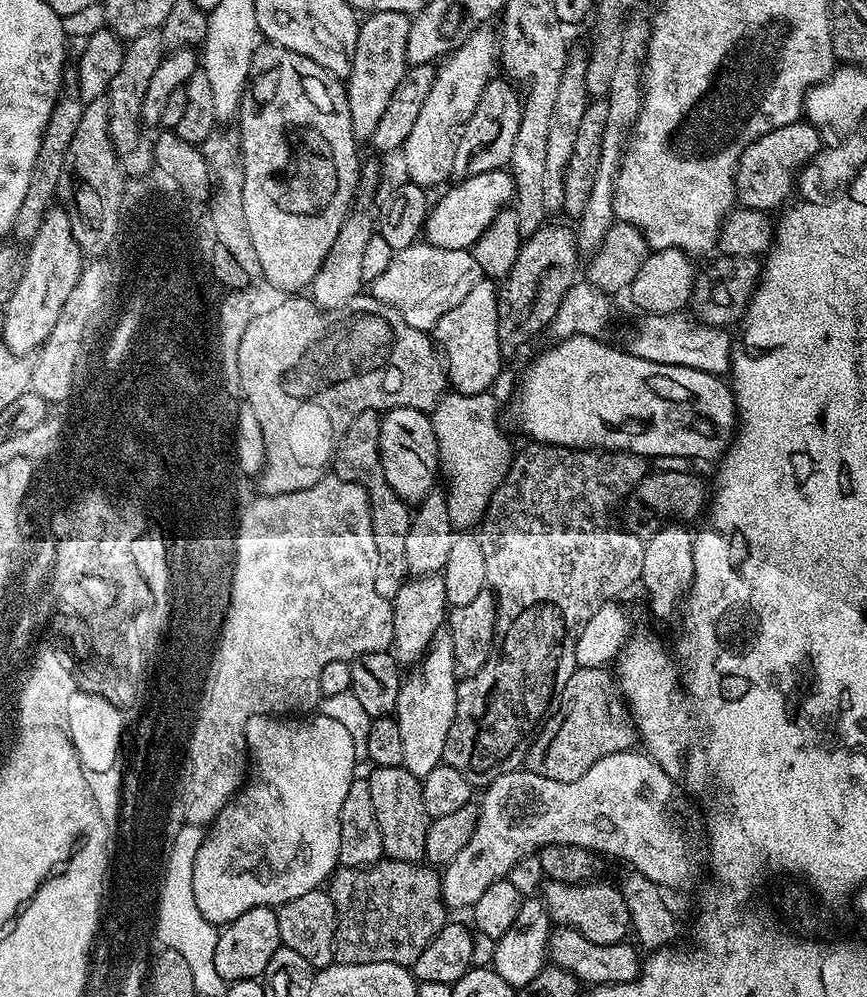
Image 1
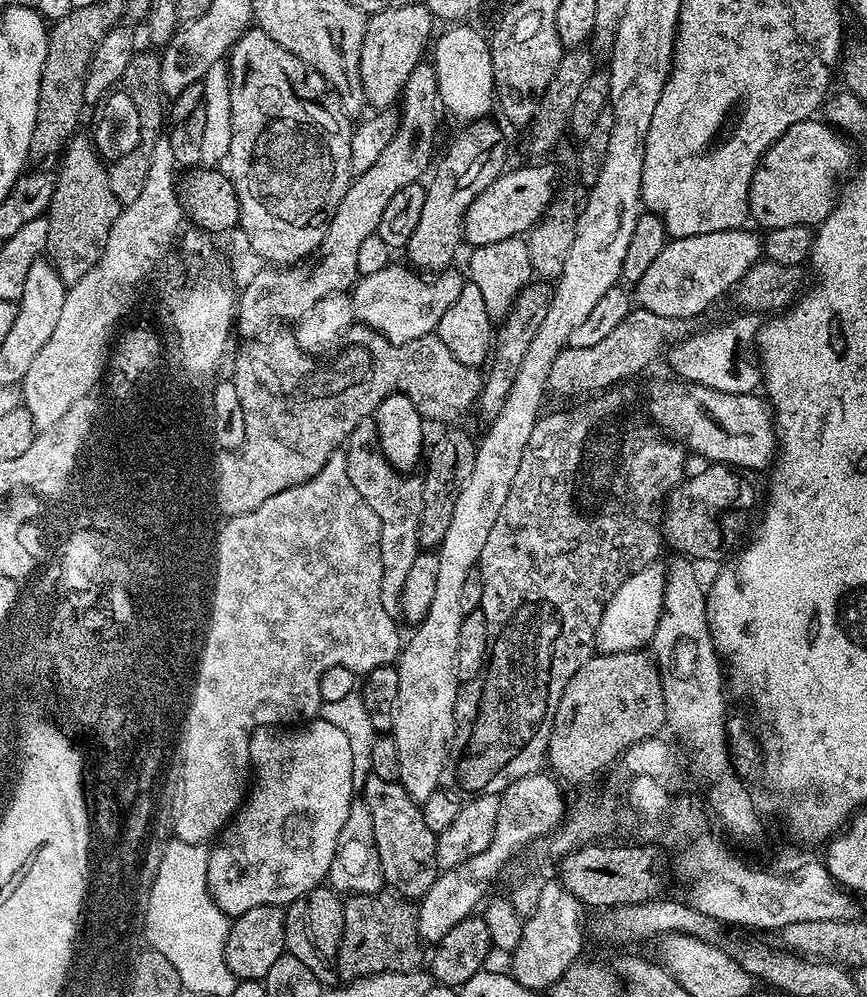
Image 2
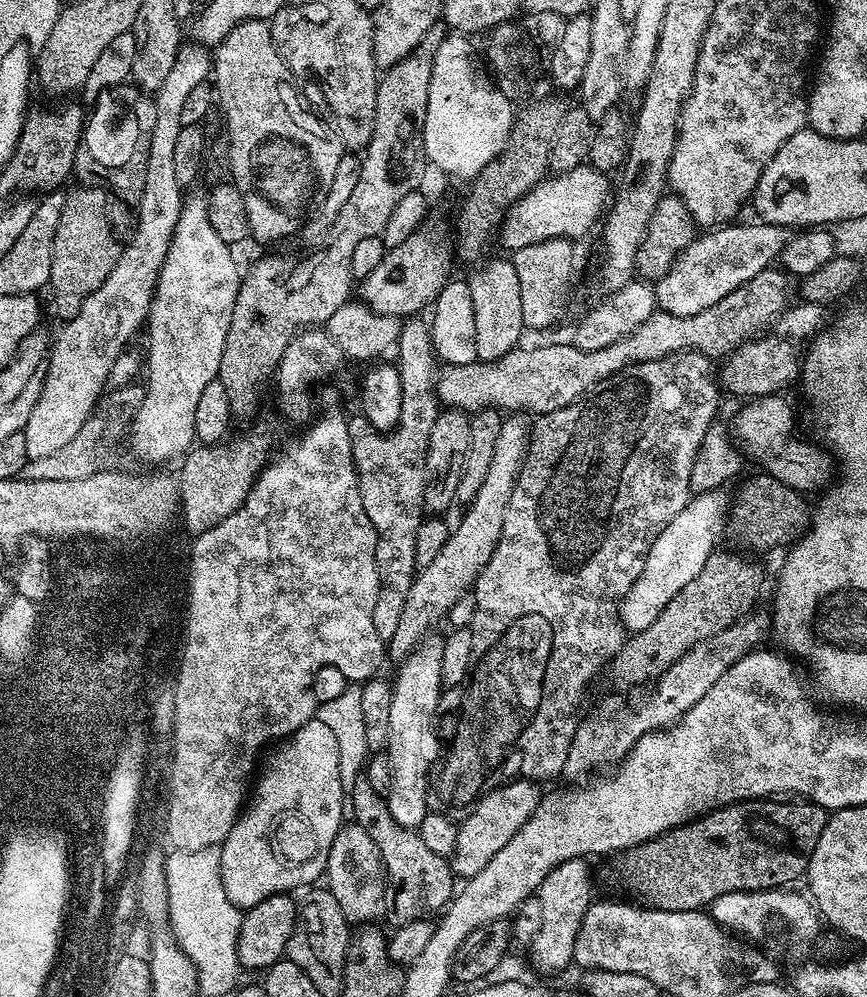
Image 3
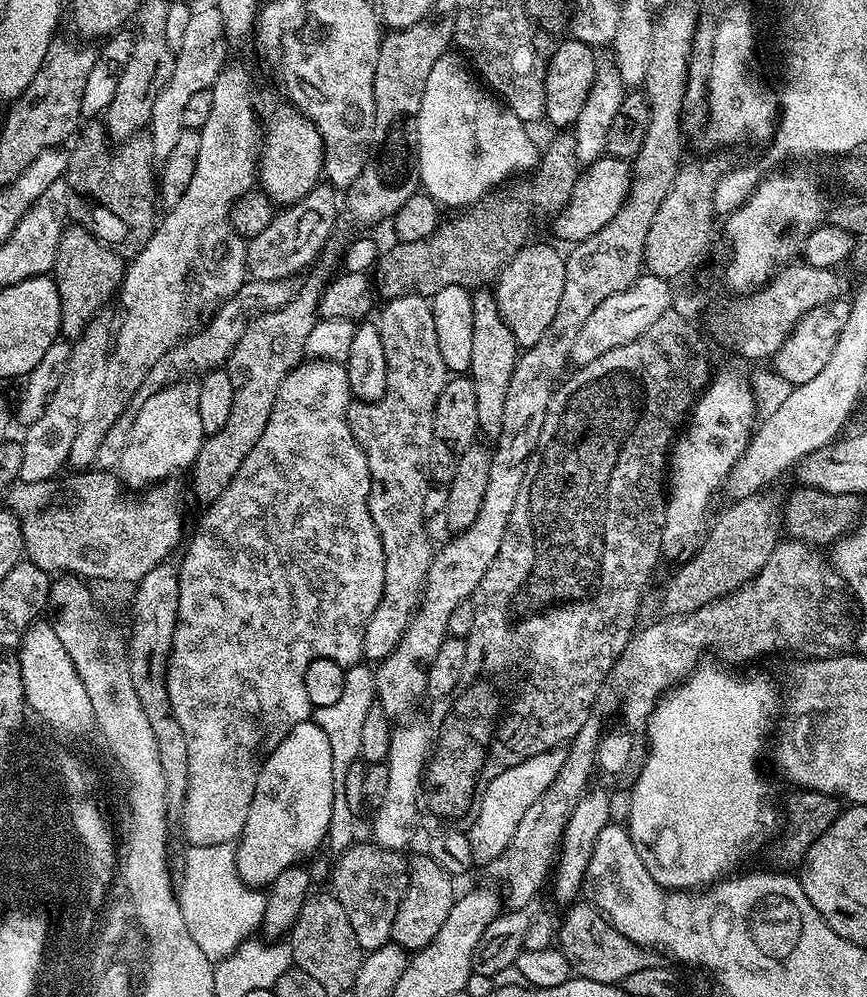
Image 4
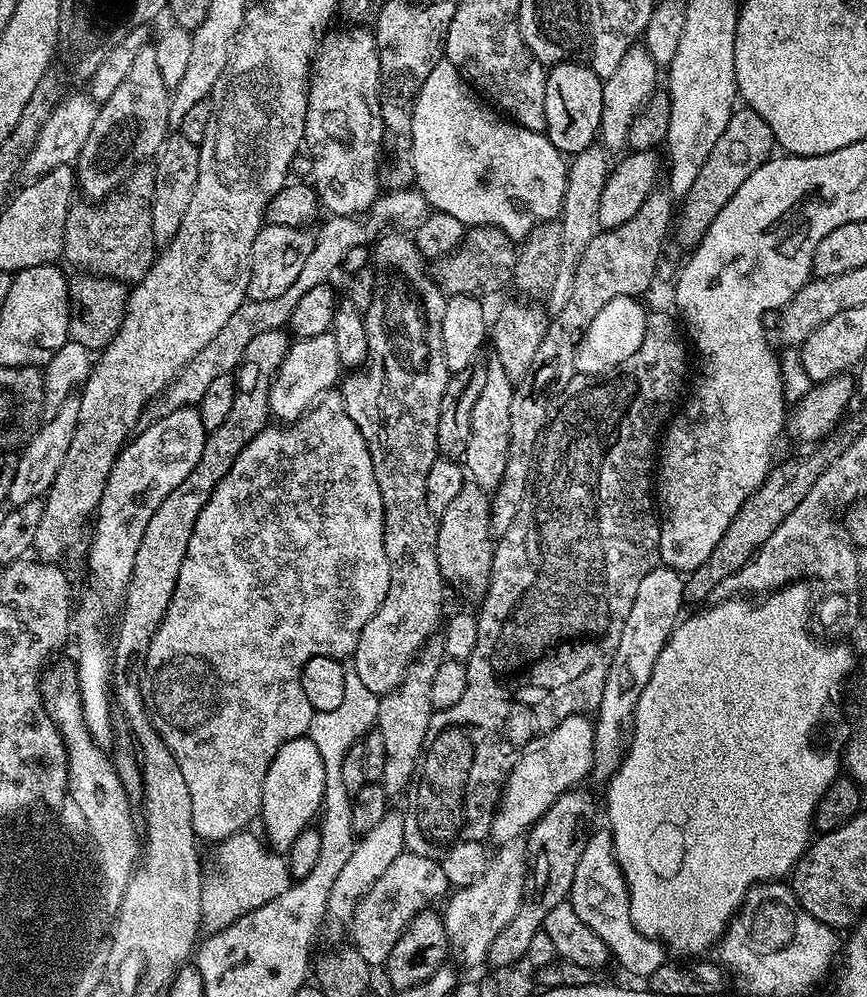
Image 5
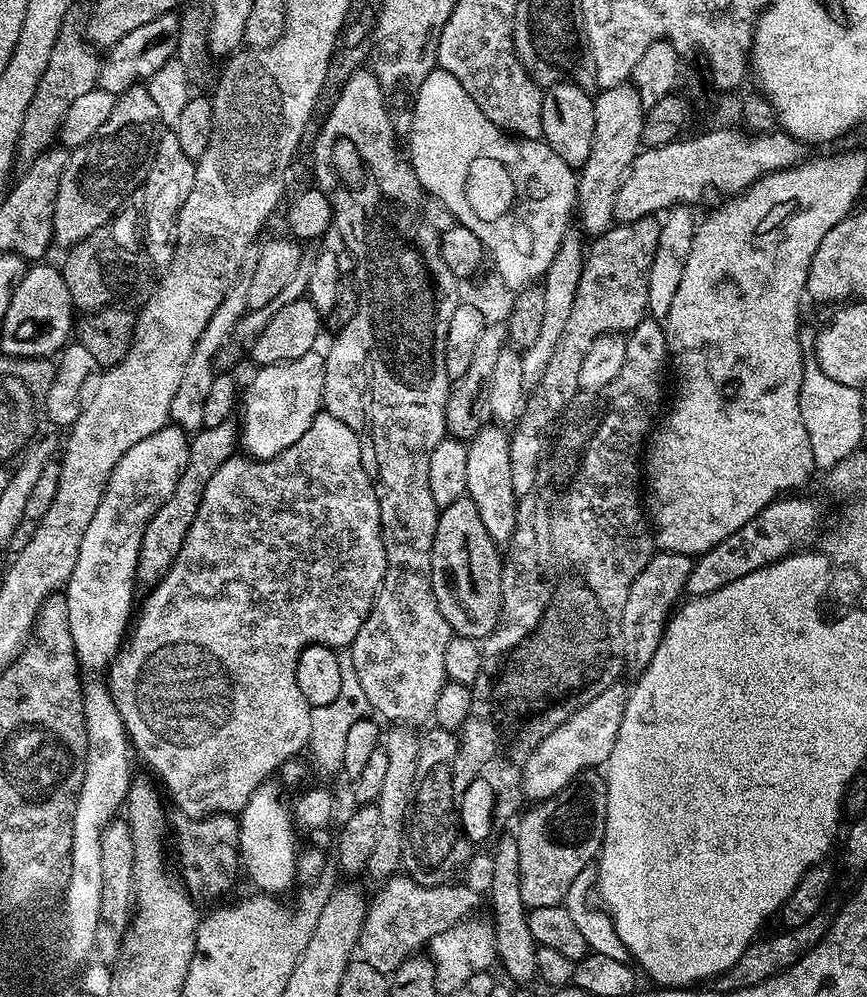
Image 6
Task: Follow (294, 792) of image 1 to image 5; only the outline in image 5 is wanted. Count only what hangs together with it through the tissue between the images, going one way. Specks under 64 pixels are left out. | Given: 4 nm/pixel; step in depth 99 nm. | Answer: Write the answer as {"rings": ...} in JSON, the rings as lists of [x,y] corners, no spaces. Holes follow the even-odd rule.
{"rings":[[[307,735],[286,742],[278,754],[274,754],[274,762],[270,762],[270,770],[266,770],[266,782],[262,782],[258,817],[259,823],[264,823],[263,835],[273,849],[287,850],[294,838],[317,819],[324,802],[325,786],[326,770],[322,766],[322,757],[318,754],[318,746],[314,746]]]}

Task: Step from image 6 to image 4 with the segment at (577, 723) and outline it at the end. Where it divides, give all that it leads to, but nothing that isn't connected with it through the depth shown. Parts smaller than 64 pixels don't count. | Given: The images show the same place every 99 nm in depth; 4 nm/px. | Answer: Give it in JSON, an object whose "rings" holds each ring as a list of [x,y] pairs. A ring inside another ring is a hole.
{"rings":[[[563,747],[551,748],[549,752],[534,754],[534,758],[526,758],[519,761],[516,766],[510,766],[486,790],[481,796],[482,808],[478,810],[478,816],[474,818],[474,824],[467,832],[470,838],[470,854],[477,865],[487,866],[497,860],[506,850],[510,838],[514,838],[514,830],[518,830],[518,822],[522,822],[522,814],[546,794],[550,782],[558,778],[558,770],[562,770],[565,749]]]}

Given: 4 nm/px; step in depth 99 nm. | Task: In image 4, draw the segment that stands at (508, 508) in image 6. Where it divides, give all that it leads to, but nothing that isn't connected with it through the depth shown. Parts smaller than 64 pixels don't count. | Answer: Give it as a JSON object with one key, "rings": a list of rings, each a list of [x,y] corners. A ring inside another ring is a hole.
{"rings":[[[480,290],[473,295],[474,351],[470,354],[467,375],[474,386],[474,398],[478,406],[478,426],[489,438],[499,436],[502,430],[502,406],[506,406],[506,390],[510,390],[510,378],[518,359],[518,345],[510,328],[503,320],[495,295]]]}

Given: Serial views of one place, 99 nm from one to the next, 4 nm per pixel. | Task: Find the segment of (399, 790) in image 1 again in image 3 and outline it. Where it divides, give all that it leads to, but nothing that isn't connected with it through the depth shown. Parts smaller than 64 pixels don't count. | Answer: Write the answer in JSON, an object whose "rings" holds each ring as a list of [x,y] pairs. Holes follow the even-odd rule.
{"rings":[[[361,774],[358,782],[354,782],[354,790],[350,793],[350,816],[355,824],[366,830],[366,834],[370,834],[374,846],[378,846],[378,854],[384,863],[386,884],[390,889],[390,916],[392,912],[397,925],[427,920],[448,907],[454,895],[451,863],[445,857],[434,854],[434,850],[429,850],[417,829],[394,822],[387,799],[374,790],[374,786],[370,786],[367,775]]]}

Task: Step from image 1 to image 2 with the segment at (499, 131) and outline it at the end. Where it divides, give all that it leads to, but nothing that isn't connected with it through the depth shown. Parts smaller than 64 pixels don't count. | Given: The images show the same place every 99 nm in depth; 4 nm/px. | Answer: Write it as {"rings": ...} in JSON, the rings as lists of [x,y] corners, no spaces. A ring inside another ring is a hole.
{"rings":[[[492,118],[469,123],[465,128],[468,129],[445,150],[436,173],[435,168],[431,173],[432,181],[427,181],[426,203],[422,205],[418,226],[414,234],[410,234],[406,249],[407,263],[413,269],[425,268],[428,274],[435,274],[451,265],[448,263],[462,245],[464,215],[470,202],[474,202],[474,198],[478,198],[478,194],[482,194],[482,190],[486,190],[486,186],[490,186],[490,182],[494,182],[506,168],[504,132]]]}

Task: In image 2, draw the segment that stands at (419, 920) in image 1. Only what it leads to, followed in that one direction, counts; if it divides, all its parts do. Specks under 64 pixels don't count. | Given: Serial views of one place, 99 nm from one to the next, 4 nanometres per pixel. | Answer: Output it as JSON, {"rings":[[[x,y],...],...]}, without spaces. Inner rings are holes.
{"rings":[[[349,895],[343,901],[344,921],[336,963],[341,981],[358,980],[379,972],[406,972],[421,967],[420,959],[423,956],[425,959],[426,952],[420,949],[422,941],[420,931],[416,928],[416,912],[408,909],[409,905],[401,902],[395,895],[384,895]]]}

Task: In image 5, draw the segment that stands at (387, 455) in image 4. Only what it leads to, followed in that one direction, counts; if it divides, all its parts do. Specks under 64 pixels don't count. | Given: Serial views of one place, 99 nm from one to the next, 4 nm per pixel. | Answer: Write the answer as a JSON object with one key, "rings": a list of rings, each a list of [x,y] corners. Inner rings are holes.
{"rings":[[[392,230],[381,235],[370,248],[370,260],[373,265],[380,264],[384,272],[404,272],[404,276],[396,276],[384,285],[379,285],[367,311],[364,312],[364,325],[368,339],[367,364],[374,364],[382,370],[380,362],[384,364],[384,372],[400,374],[408,372],[408,388],[416,388],[420,396],[420,418],[426,424],[420,424],[418,444],[416,448],[408,450],[402,462],[382,462],[382,468],[374,468],[374,478],[378,478],[378,490],[382,494],[384,507],[384,545],[386,558],[390,562],[390,590],[386,590],[386,598],[382,598],[382,606],[362,626],[362,634],[358,638],[356,651],[352,653],[350,662],[358,670],[358,676],[369,687],[370,691],[383,694],[393,692],[402,682],[412,661],[420,655],[425,644],[437,635],[442,621],[445,619],[444,592],[446,585],[440,567],[438,566],[438,550],[436,549],[437,517],[433,516],[430,506],[426,506],[426,474],[430,474],[430,466],[438,459],[438,414],[442,406],[442,394],[448,385],[450,375],[446,366],[446,358],[442,354],[442,317],[446,314],[448,296],[443,288],[434,279],[433,273],[424,269],[426,257],[420,253],[415,239],[400,230]]]}

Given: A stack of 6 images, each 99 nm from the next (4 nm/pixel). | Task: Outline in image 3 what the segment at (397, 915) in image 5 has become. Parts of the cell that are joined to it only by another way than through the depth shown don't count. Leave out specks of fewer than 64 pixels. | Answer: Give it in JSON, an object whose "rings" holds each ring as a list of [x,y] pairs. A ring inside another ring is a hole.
{"rings":[[[348,822],[338,830],[338,834],[334,838],[334,846],[330,846],[328,855],[326,887],[330,894],[334,894],[334,898],[338,898],[338,906],[342,906],[342,914],[348,920],[349,925],[368,926],[376,922],[383,912],[385,915],[384,863],[378,854],[378,846],[374,846],[370,834],[366,834],[366,830],[362,830],[362,826]]]}

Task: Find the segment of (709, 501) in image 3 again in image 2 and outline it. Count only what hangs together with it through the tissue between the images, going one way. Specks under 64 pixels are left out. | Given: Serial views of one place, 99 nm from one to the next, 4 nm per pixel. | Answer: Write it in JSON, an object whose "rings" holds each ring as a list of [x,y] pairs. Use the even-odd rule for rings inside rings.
{"rings":[[[653,562],[636,571],[615,591],[604,607],[596,631],[596,648],[603,654],[640,650],[647,647],[657,629],[664,608],[667,573],[663,565]]]}

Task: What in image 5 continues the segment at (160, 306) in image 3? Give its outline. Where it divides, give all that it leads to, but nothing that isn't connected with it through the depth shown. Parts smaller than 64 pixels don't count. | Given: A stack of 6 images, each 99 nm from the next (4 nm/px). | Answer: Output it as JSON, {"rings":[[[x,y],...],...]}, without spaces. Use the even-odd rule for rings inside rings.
{"rings":[[[199,407],[178,408],[156,418],[145,432],[137,431],[120,449],[120,457],[108,475],[106,490],[94,513],[92,545],[88,548],[88,572],[92,575],[92,592],[104,604],[123,597],[134,570],[134,554],[146,534],[146,522],[154,518],[154,510],[162,506],[166,494],[175,490],[186,474],[198,466],[206,429]]]}

